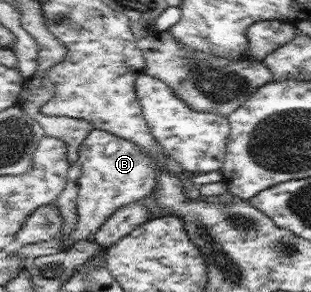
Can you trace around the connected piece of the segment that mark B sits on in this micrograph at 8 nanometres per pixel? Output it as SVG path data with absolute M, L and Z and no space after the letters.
M93 129L82 142L77 164L81 167L77 196L78 221L71 233L74 242L89 239L122 206L150 195L157 185L160 166L137 144L106 130Z

